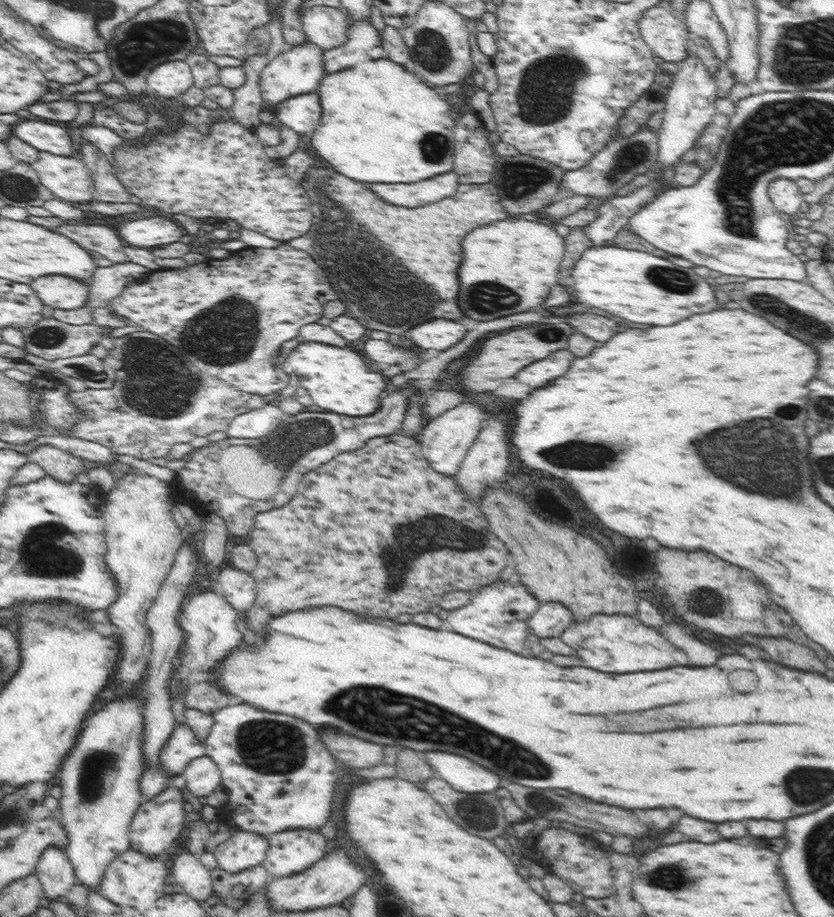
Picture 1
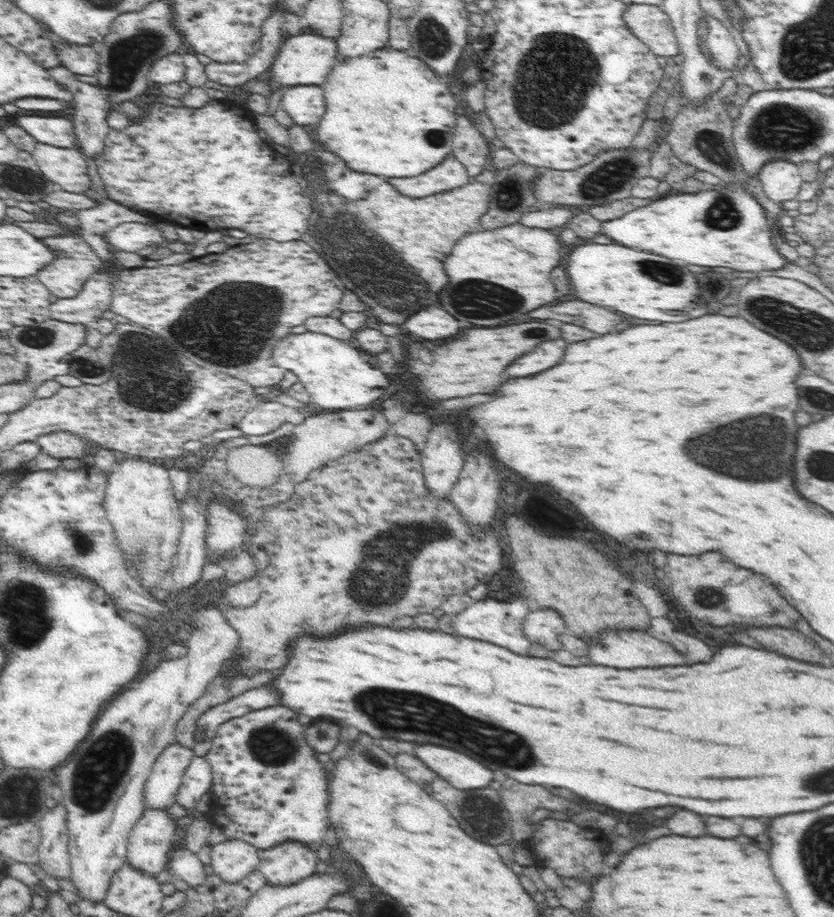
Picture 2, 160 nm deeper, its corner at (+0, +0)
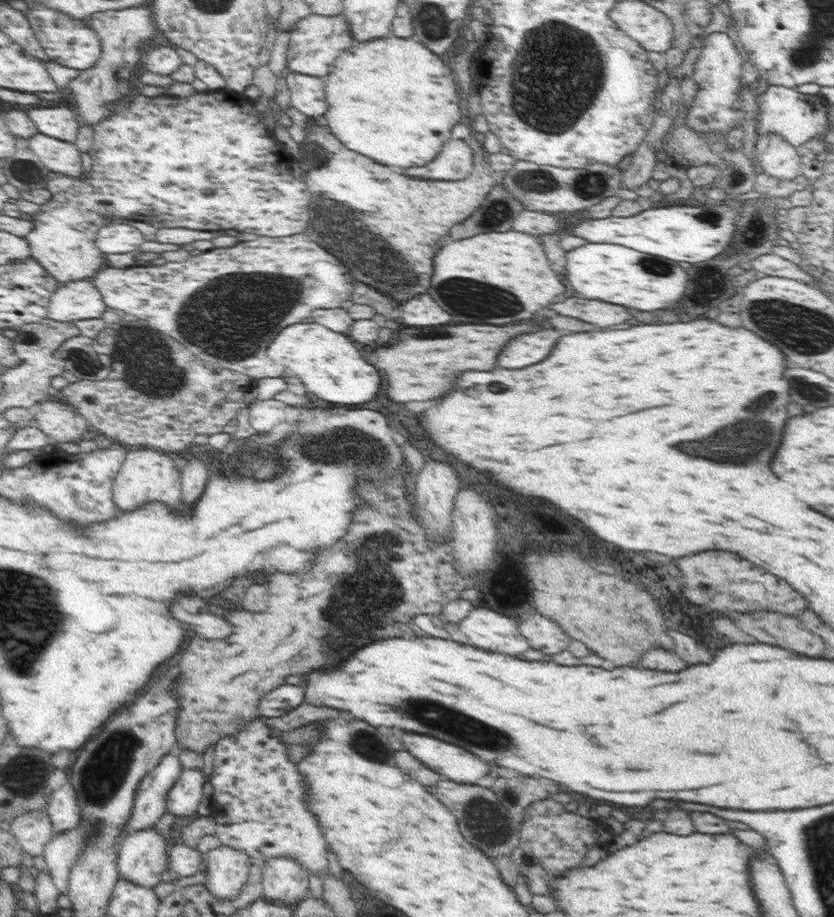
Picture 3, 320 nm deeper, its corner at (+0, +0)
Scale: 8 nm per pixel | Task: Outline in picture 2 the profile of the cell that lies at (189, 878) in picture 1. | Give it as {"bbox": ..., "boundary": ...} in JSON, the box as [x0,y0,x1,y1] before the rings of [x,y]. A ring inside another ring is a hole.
{"bbox":[168,848,207,887],"boundary":[[[175,848],[170,853],[168,868],[190,887],[202,886],[207,877],[197,853],[186,848]]]}

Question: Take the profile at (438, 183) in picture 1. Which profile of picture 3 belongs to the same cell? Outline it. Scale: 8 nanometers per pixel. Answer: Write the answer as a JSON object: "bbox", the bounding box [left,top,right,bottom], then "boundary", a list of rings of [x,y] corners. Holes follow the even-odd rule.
{"bbox":[402,139,474,180],"boundary":[[[452,139],[442,146],[438,156],[420,166],[406,168],[402,174],[423,180],[464,180],[474,168],[474,152],[464,139]]]}

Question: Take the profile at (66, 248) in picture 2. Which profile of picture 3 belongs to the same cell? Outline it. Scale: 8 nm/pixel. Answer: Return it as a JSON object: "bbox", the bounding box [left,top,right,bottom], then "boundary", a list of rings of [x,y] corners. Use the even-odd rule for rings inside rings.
{"bbox":[25,89,311,284],"boundary":[[[226,89],[195,93],[189,97],[176,98],[168,95],[162,97],[148,97],[148,95],[136,95],[132,100],[126,103],[128,108],[120,108],[118,112],[114,112],[112,116],[103,118],[102,121],[96,123],[93,127],[93,142],[88,154],[92,158],[92,170],[86,174],[86,177],[69,178],[62,174],[51,172],[48,174],[48,184],[46,189],[52,193],[48,202],[41,204],[39,210],[34,216],[34,230],[30,231],[25,237],[25,241],[29,244],[31,257],[44,267],[46,274],[50,278],[56,279],[58,284],[66,284],[66,282],[76,282],[80,279],[90,279],[94,273],[105,265],[104,253],[96,244],[96,236],[100,227],[112,224],[103,217],[116,217],[116,222],[123,220],[145,222],[158,229],[160,228],[190,228],[190,230],[242,230],[265,237],[285,237],[295,234],[304,233],[308,226],[308,204],[311,200],[311,190],[304,188],[304,184],[300,180],[296,180],[296,184],[290,182],[288,174],[290,174],[290,166],[288,166],[288,156],[286,150],[282,148],[282,144],[266,130],[264,117],[260,116],[260,112],[256,110],[256,105],[248,100],[243,94],[228,91]]]}

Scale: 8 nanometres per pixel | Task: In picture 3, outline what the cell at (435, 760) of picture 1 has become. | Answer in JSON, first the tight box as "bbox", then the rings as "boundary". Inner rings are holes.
{"bbox":[404,732,492,785],"boundary":[[[404,732],[404,746],[420,763],[443,778],[457,783],[476,785],[478,780],[492,770],[490,764],[472,752],[466,752],[460,746],[436,740],[432,736]]]}

